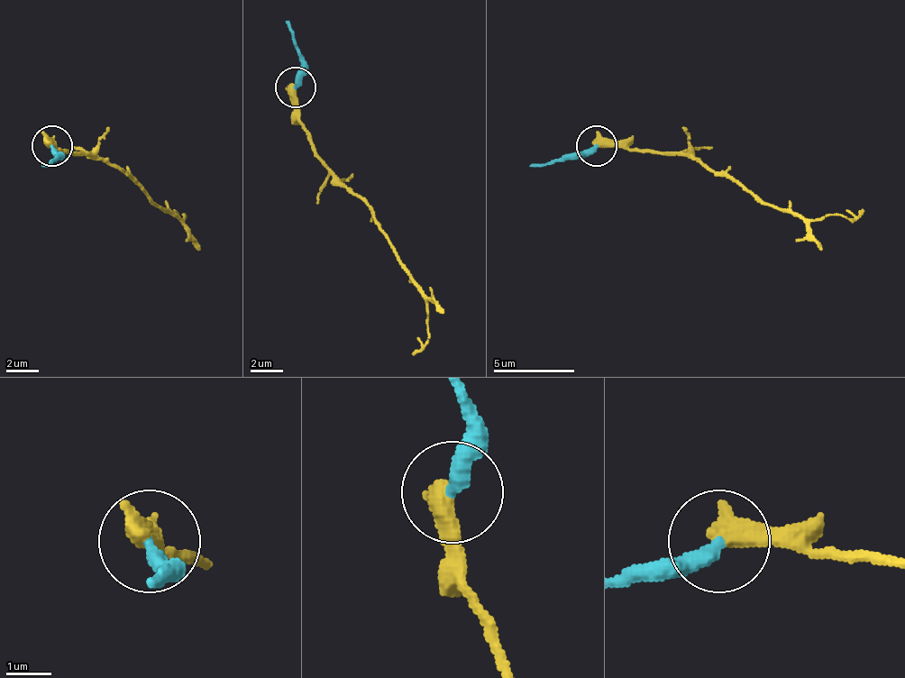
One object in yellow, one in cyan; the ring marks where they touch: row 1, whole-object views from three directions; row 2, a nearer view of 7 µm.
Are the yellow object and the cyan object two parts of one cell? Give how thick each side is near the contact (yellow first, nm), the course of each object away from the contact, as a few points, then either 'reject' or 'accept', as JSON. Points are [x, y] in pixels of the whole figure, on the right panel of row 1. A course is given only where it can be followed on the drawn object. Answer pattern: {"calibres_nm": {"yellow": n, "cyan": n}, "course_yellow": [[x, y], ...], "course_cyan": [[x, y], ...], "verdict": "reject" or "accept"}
{"calibres_nm": {"yellow": 550, "cyan": 360}, "course_yellow": [[598, 144], [630, 144], [662, 152], [690, 152], [719, 173], [804, 217], [849, 217], [862, 209]], "course_cyan": [[598, 144], [528, 165]], "verdict": "accept"}

